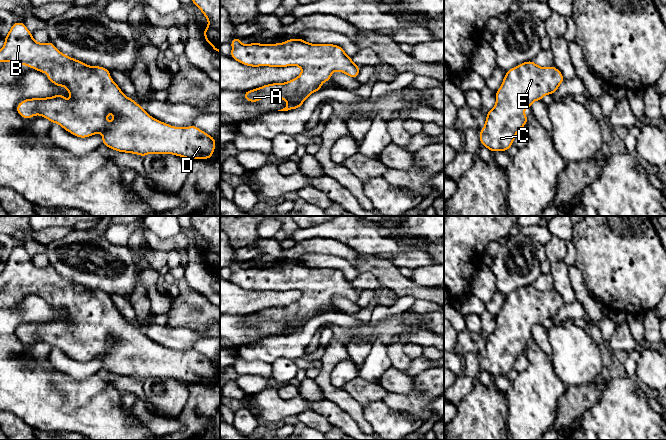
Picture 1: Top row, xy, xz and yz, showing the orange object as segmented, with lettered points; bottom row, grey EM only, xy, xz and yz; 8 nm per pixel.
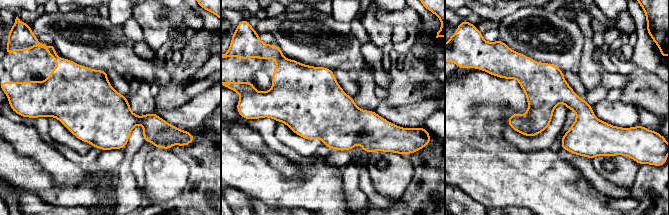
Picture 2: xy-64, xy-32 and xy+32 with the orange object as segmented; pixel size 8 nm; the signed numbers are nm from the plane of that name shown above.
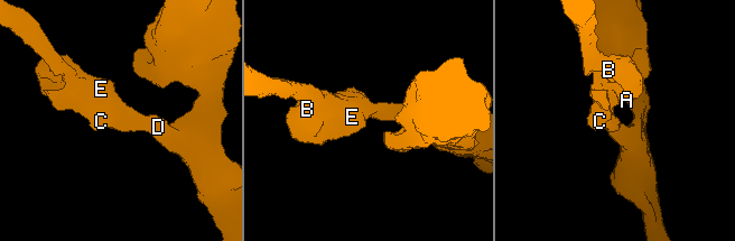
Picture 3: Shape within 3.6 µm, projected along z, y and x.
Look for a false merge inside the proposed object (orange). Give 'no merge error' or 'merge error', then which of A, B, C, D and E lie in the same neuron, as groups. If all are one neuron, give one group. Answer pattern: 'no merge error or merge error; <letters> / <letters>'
no merge error; A B C D E

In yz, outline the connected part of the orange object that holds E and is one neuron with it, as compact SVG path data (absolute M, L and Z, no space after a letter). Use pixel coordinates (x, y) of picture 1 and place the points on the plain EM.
M526 285L506 295L500 312L495 316L496 328L487 335L484 352L480 354L480 368L492 376L507 376L518 355L525 351L528 345L524 333L531 332L534 325L541 325L547 318L554 319L564 303L555 290L539 291L534 285Z

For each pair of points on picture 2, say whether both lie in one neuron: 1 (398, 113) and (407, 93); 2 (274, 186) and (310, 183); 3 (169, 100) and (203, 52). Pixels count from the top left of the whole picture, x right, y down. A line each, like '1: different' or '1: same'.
1: different
2: same
3: same

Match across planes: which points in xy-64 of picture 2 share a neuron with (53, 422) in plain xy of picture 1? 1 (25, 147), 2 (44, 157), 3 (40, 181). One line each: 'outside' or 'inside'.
1: outside
2: outside
3: inside

